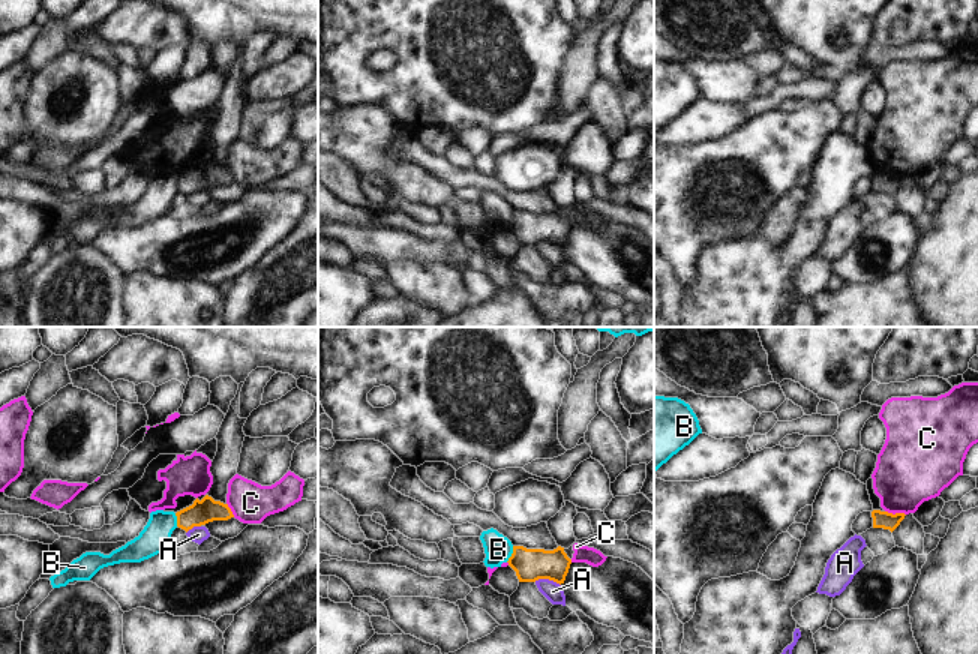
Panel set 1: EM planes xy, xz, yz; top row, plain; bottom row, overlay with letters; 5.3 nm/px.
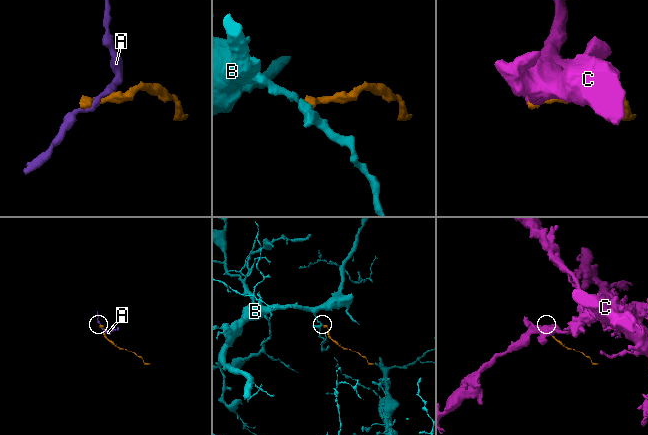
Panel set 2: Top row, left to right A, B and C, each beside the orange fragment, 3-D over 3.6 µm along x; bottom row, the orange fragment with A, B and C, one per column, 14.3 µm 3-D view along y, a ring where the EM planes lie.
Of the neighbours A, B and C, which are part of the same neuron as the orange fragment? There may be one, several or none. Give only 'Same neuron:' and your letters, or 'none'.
Same neuron: none

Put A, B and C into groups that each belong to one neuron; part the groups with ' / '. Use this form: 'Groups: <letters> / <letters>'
Groups: A / B / C.

